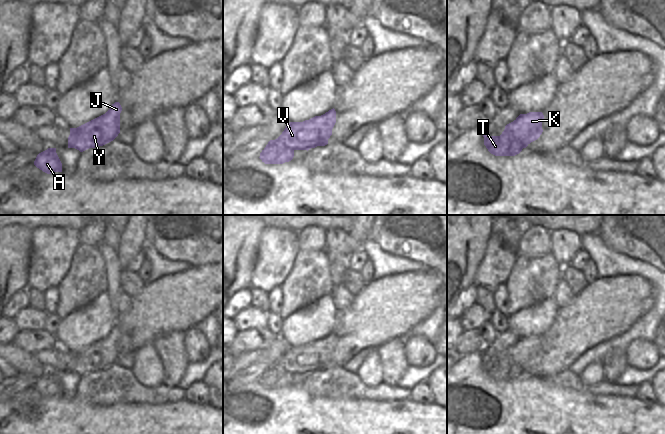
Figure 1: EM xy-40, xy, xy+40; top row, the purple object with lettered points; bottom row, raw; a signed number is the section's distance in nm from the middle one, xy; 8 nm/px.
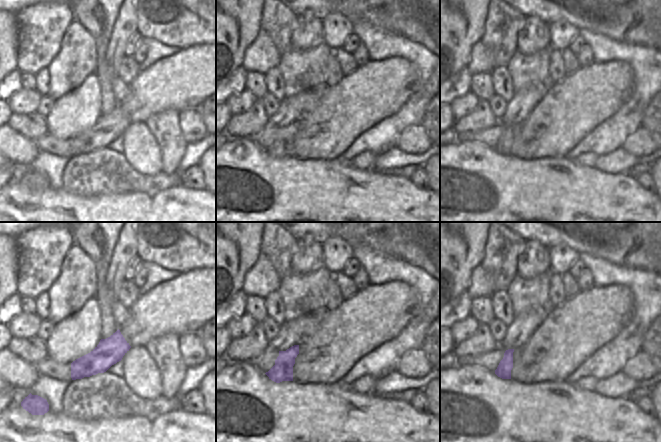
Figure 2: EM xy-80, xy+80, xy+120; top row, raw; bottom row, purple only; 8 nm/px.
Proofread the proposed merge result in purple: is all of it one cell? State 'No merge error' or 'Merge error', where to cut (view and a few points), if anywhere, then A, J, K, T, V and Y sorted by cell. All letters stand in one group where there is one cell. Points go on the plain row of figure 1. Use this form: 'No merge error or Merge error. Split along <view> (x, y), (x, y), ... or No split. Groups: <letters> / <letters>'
Merge error. Split along xy+40 (500, 359), (514, 361), (524, 371). Groups: A T / J K V Y

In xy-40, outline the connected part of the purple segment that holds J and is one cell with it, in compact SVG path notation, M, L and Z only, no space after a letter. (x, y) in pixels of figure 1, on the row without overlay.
M115 326L105 338L77 352L70 352L68 372L83 376L113 365L120 357L121 335L120 327Z

